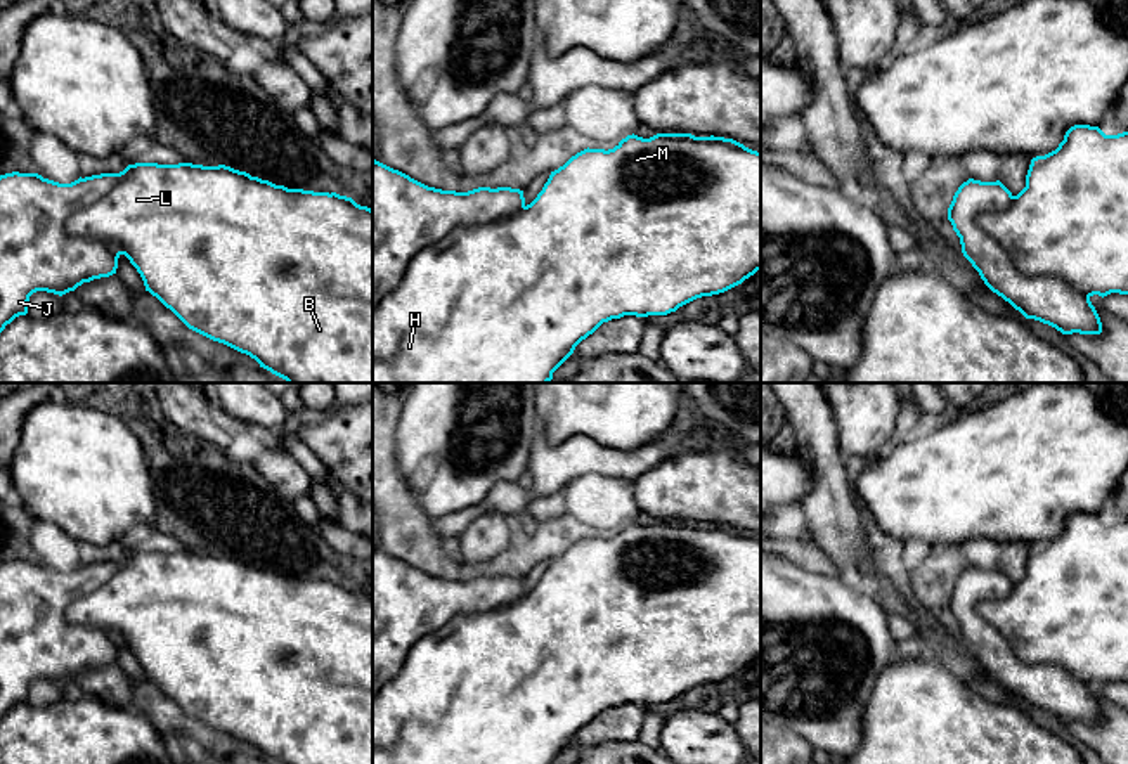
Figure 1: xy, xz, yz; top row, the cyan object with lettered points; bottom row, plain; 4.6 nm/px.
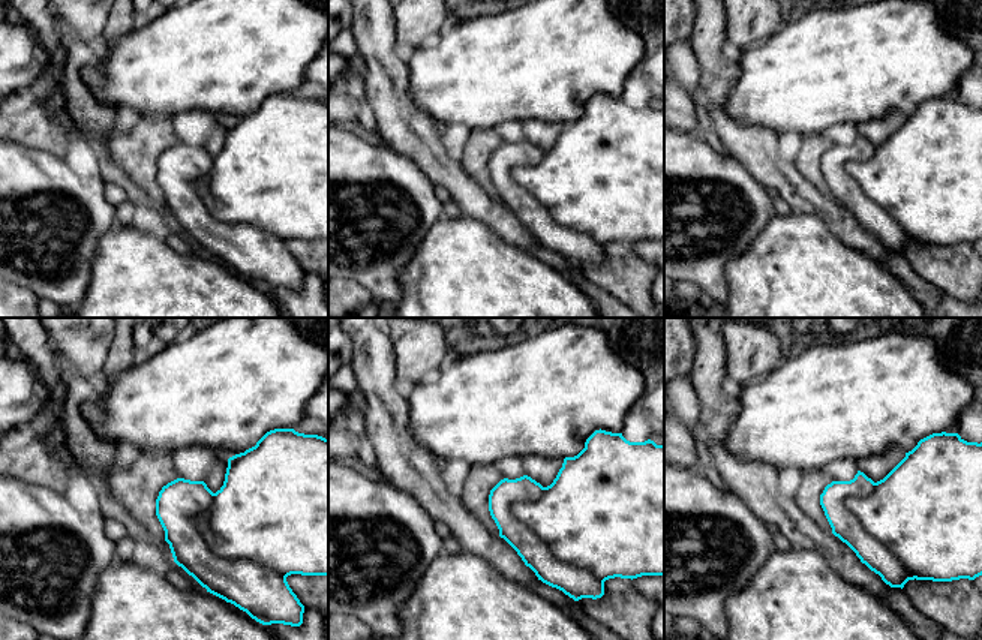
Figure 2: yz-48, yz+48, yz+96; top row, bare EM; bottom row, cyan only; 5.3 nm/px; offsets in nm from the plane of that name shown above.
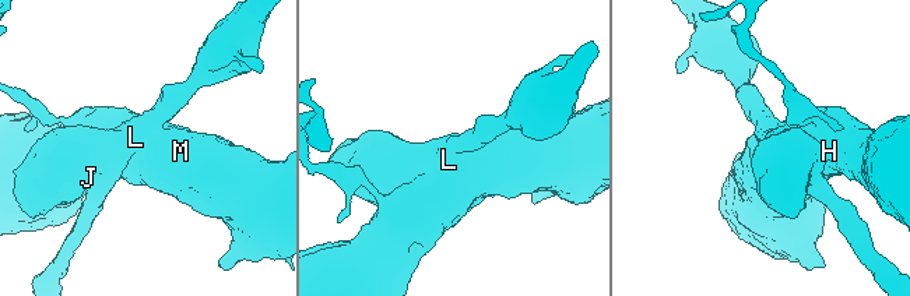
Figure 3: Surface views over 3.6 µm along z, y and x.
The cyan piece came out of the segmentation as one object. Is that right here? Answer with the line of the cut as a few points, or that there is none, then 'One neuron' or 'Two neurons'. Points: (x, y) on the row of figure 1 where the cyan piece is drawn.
Split along xz (524, 205), (496, 220), (458, 226), (423, 248), (373, 310). Two neurons

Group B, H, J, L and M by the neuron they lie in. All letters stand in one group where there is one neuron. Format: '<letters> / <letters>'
B H L M / J

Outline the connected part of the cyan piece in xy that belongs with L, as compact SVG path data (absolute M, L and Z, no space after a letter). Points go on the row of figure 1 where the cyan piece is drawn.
M135 163L100 199L76 210L64 223L69 236L88 236L125 255L140 274L146 291L170 308L189 329L255 359L288 383L373 383L373 210L336 192L288 189L225 165Z

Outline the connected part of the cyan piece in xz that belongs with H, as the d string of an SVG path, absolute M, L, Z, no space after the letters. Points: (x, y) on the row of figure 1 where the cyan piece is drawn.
M627 135L613 149L584 149L551 172L537 197L518 213L476 227L457 227L419 251L400 284L373 310L373 383L549 383L575 346L603 322L624 315L667 315L679 307L724 293L761 270L761 152L724 137Z

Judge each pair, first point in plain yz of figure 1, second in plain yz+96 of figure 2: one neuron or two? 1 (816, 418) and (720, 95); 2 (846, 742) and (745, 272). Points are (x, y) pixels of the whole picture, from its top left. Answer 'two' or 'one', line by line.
1: one
2: two

